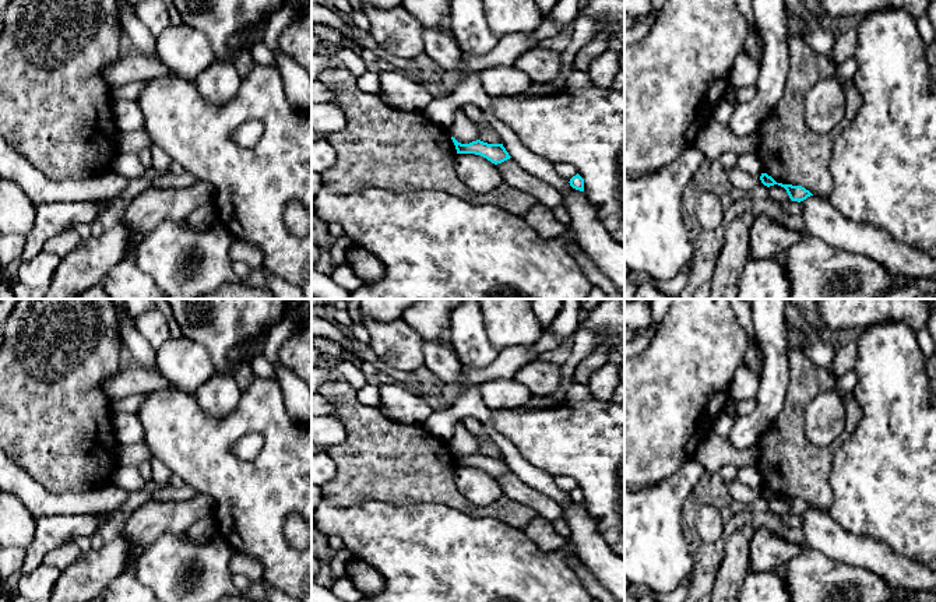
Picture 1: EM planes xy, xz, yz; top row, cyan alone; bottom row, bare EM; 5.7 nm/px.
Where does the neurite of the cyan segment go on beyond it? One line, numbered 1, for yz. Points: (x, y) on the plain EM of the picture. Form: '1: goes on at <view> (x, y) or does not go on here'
1: does not go on here

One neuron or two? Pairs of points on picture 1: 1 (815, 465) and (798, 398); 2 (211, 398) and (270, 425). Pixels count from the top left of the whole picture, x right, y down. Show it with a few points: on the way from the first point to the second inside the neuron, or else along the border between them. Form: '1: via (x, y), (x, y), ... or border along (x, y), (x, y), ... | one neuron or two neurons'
1: via (798, 449), (795, 446), (795, 415) | one neuron
2: border along (242, 391), (224, 416), (213, 418), (200, 408) | two neurons

